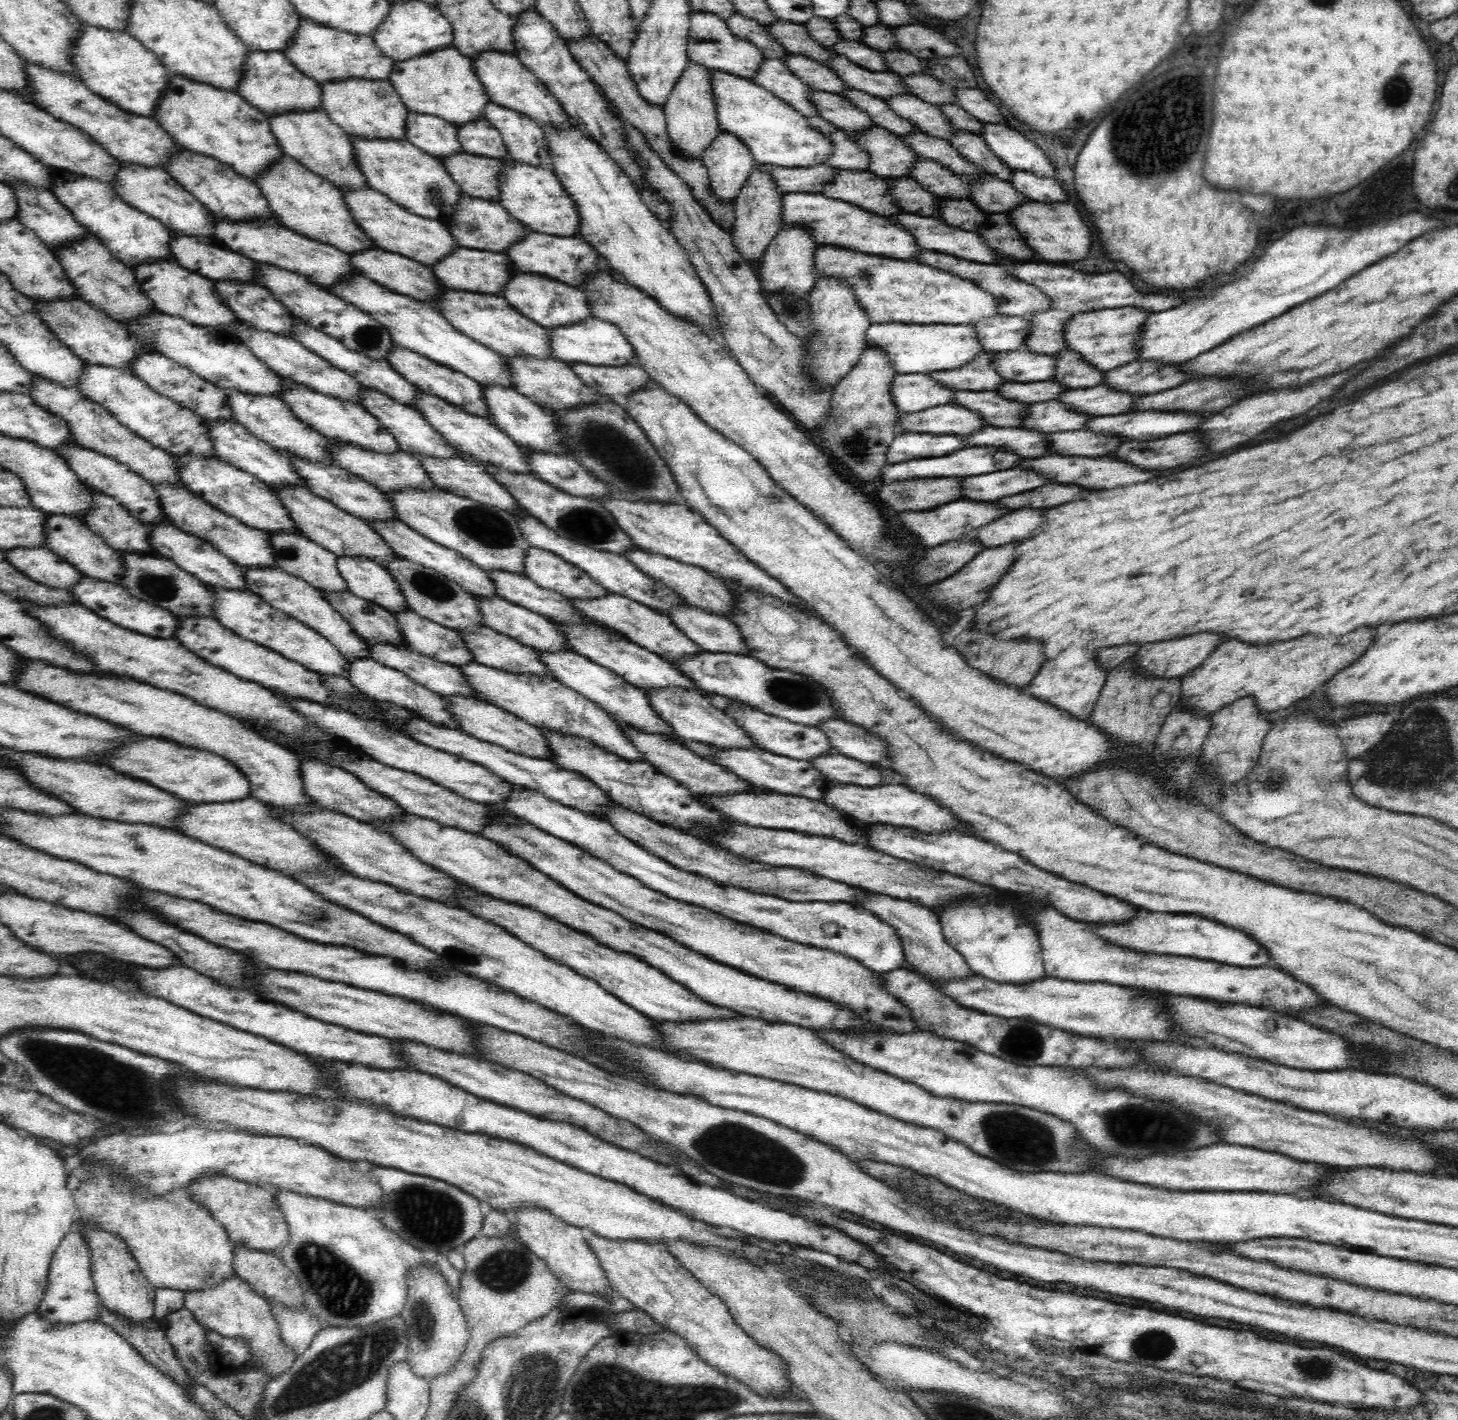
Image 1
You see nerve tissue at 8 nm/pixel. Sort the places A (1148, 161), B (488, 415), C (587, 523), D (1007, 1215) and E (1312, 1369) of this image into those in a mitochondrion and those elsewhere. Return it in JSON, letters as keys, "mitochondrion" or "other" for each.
{"A":"mitochondrion","B":"other","C":"mitochondrion","D":"other","E":"mitochondrion"}

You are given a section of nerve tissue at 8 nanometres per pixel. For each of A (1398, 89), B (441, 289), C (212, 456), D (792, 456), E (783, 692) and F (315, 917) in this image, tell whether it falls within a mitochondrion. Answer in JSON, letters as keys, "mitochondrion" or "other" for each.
{"A":"mitochondrion","B":"other","C":"other","D":"other","E":"mitochondrion","F":"mitochondrion"}

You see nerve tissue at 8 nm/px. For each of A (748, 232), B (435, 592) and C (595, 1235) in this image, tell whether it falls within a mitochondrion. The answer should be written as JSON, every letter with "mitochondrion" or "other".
{"A":"other","B":"mitochondrion","C":"other"}

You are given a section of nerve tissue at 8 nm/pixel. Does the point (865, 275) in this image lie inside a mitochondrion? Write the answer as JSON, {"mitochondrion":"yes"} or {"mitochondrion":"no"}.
{"mitochondrion":"no"}

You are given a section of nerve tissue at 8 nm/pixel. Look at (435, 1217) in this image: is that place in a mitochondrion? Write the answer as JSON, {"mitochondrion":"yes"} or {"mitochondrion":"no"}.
{"mitochondrion":"yes"}

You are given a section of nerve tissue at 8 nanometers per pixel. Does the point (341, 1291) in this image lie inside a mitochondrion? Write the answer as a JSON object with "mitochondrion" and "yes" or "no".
{"mitochondrion":"yes"}

